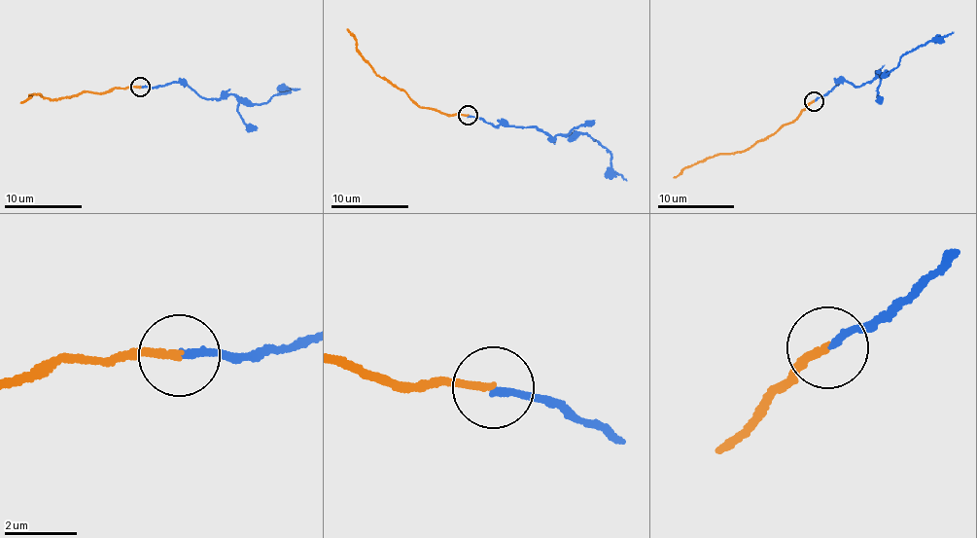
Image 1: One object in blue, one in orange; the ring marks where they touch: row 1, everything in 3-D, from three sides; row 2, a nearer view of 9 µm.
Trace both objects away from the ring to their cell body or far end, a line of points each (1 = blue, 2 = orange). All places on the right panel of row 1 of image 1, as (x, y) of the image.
1: (814, 100), (845, 80), (858, 87), (877, 77), (876, 72), (890, 72), (902, 55), (954, 31)
2: (814, 100), (792, 121), (781, 125), (759, 141), (732, 153), (708, 158), (673, 177)

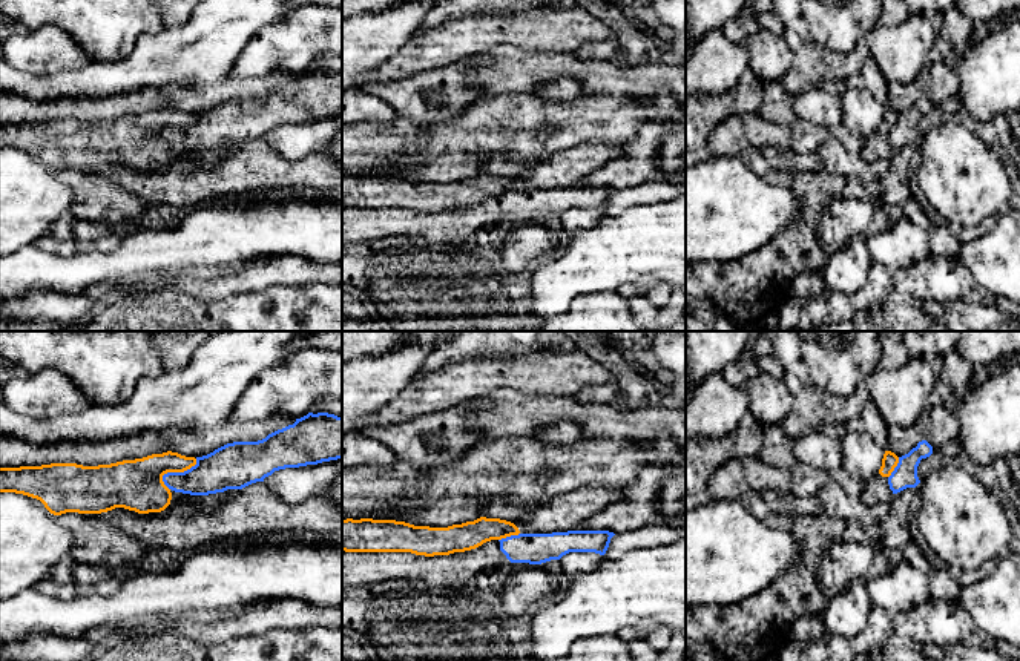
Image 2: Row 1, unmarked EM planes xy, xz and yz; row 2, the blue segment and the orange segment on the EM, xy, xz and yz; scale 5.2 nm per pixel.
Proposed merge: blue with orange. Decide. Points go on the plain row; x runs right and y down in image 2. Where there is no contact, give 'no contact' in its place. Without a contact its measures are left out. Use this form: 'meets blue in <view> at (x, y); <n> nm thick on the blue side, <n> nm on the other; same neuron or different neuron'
meets blue in xy at (177, 129); 220 nm thick on the blue side, 280 nm on the other; different neuron

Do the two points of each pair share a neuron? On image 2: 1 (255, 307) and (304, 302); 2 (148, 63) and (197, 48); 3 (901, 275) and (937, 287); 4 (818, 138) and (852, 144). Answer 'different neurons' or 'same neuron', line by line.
1: same neuron
2: same neuron
3: same neuron
4: same neuron

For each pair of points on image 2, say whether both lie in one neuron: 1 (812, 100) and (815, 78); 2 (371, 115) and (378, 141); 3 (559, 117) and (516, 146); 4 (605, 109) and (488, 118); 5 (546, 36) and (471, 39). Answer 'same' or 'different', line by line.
1: different
2: different
3: same
4: same
5: same

